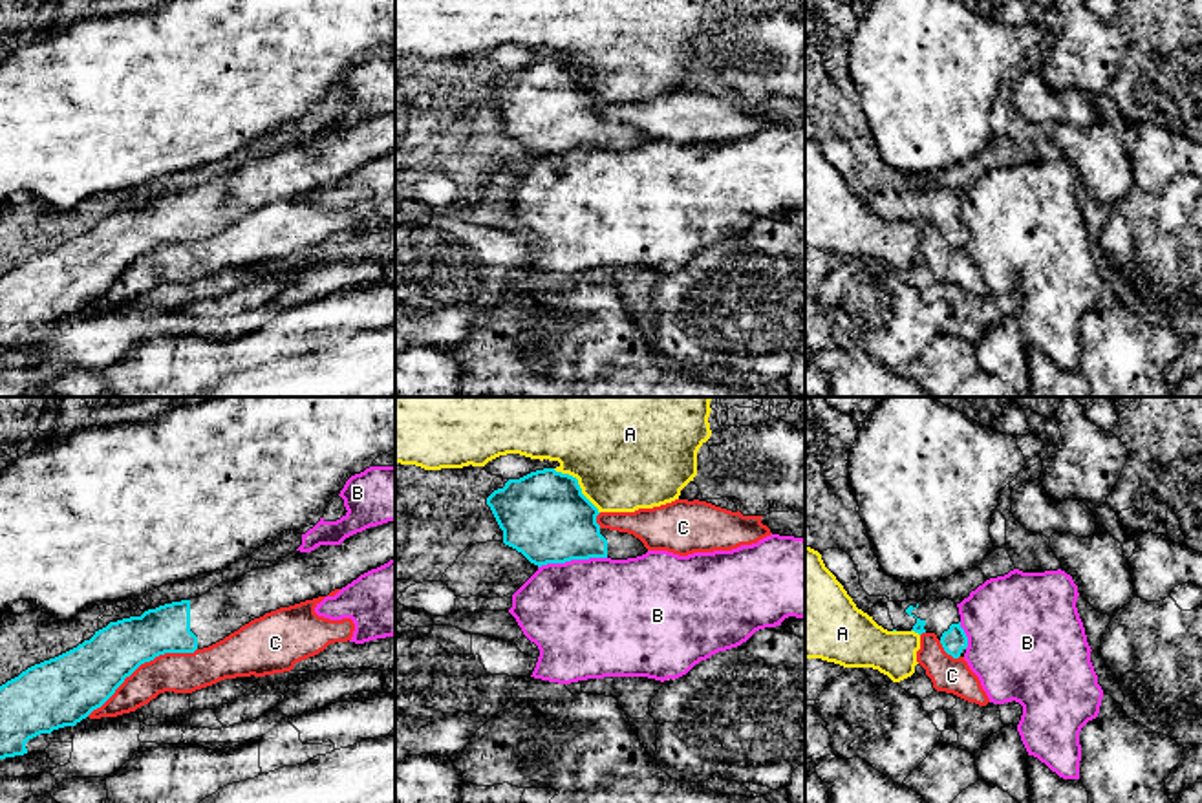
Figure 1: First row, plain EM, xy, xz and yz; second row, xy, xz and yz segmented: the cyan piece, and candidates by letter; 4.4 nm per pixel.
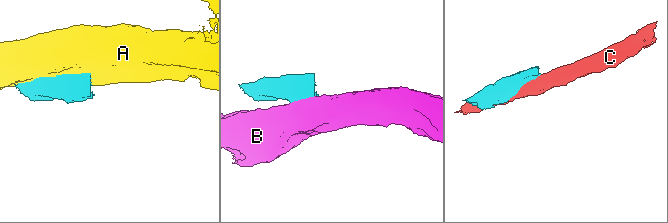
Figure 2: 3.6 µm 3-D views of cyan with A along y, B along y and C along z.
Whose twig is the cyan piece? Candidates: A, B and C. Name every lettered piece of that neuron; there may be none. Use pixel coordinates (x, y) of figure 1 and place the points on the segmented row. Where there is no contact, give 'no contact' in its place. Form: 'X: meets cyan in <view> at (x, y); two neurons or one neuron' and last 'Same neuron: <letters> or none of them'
A: meets cyan in xz at (579, 485); two neurons
B: meets cyan in xz at (571, 558); two neurons
C: meets cyan in xy at (139, 664); two neurons
Same neuron: none of them

